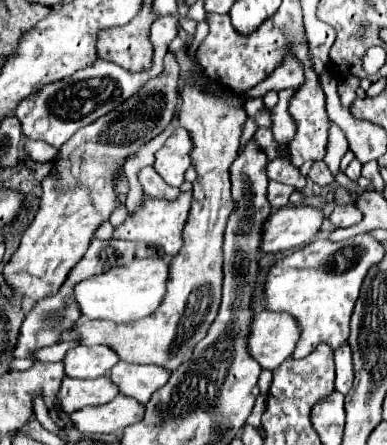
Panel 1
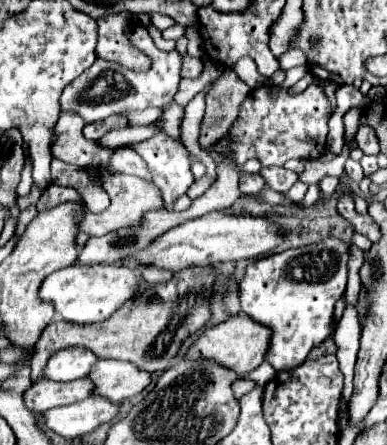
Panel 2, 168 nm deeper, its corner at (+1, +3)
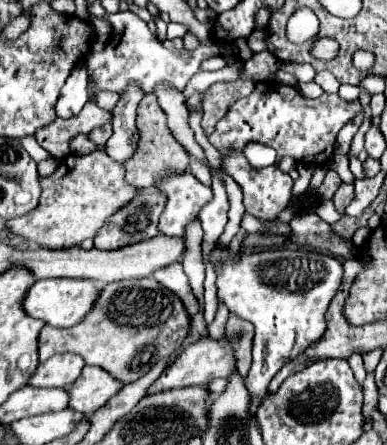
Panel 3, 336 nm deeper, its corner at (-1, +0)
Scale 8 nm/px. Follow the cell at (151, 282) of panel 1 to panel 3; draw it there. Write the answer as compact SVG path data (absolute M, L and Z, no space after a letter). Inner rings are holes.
M50 278L50 280L36 280L28 292L24 294L22 308L30 318L44 320L48 326L56 328L68 328L80 322L84 314L88 314L92 302L96 300L96 294L100 294L100 286L96 282L88 280L76 280L76 278Z

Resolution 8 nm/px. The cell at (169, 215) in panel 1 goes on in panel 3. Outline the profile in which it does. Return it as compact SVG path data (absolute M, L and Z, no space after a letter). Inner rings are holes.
M94 150L92 154L70 154L66 156L54 174L40 178L42 198L36 212L6 220L6 230L34 242L42 248L72 248L86 238L94 238L104 224L104 218L112 210L120 210L128 198L134 198L136 190L124 182L124 168L120 162L112 160L106 152Z

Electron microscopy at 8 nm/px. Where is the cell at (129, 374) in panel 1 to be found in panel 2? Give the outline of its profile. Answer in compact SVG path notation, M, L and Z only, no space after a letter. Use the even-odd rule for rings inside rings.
M100 359L92 371L90 379L94 379L94 393L110 399L112 403L120 403L142 393L150 383L152 375L130 361L112 361Z

